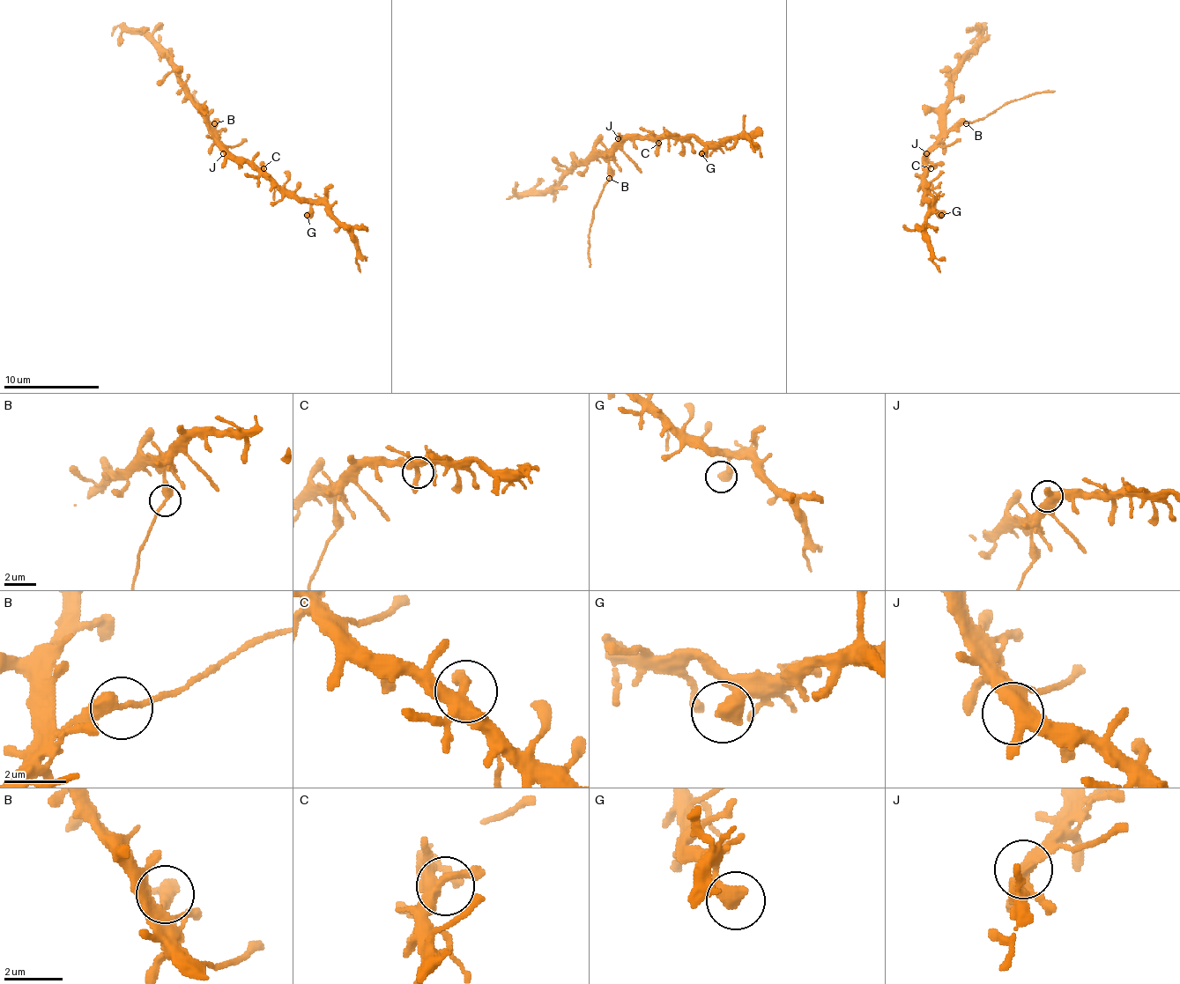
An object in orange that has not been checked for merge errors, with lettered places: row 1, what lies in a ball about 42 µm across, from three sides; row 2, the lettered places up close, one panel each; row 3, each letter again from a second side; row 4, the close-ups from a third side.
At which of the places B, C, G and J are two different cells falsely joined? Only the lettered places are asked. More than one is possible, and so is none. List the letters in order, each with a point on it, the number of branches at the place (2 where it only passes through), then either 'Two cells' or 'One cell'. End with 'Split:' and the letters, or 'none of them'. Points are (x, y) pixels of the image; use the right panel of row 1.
B: Place: (966, 123). Branches: 2. Two cells
C: Place: (931, 168). Branches: 4. One cell
G: Place: (941, 215). Branches: 1. One cell
J: Place: (926, 153). Branches: 3. One cell
Split: B

